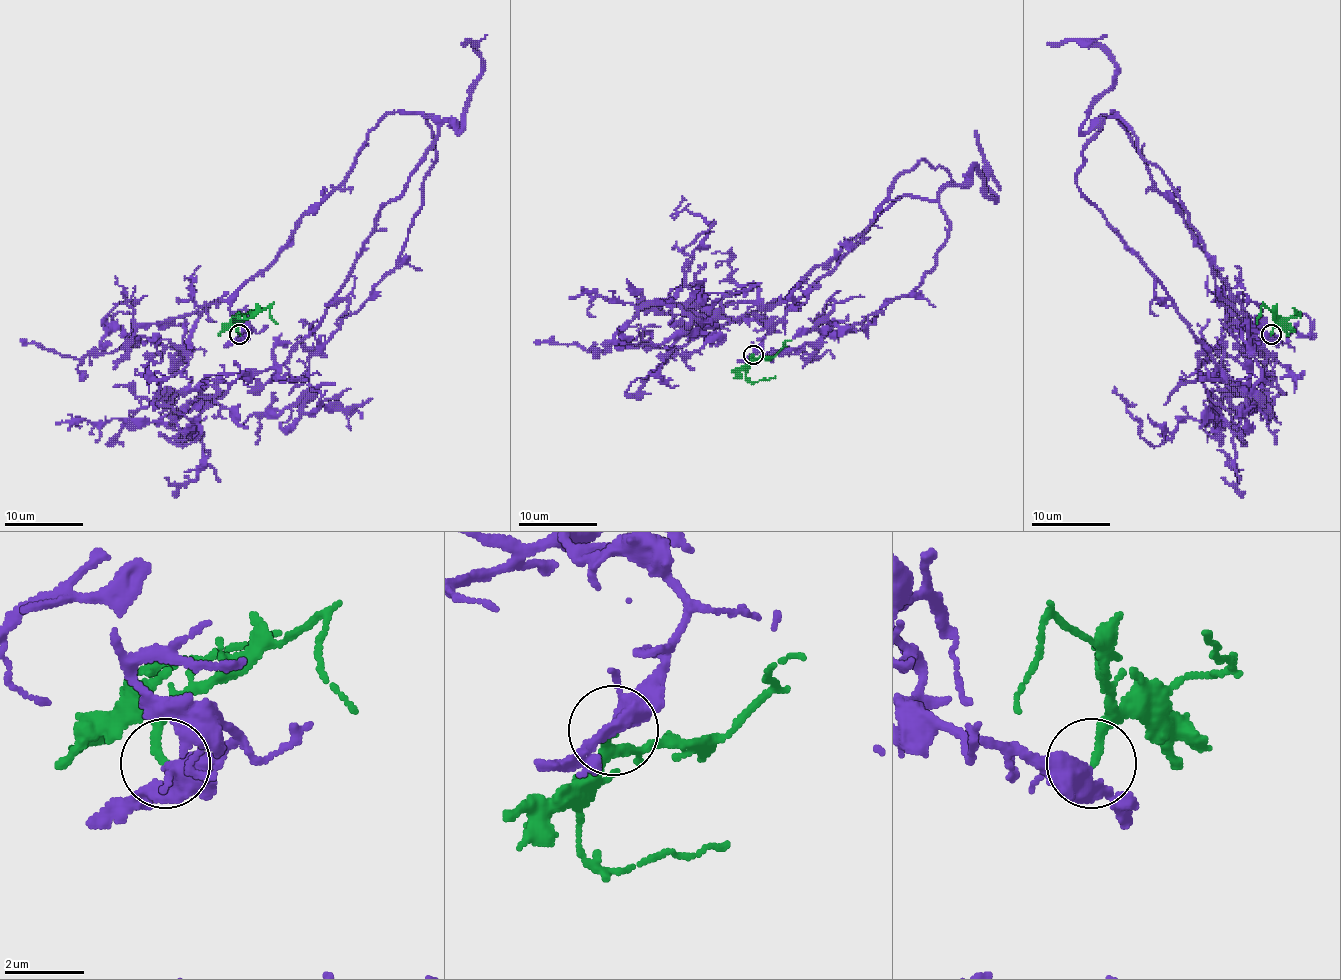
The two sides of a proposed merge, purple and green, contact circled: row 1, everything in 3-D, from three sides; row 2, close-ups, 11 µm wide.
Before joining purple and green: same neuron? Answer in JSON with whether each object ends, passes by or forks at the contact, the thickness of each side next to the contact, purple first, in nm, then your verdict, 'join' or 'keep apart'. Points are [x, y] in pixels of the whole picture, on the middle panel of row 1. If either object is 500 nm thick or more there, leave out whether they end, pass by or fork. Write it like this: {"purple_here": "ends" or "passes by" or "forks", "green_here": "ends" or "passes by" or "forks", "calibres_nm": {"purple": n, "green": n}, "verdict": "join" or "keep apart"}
{"purple_here": "forks", "green_here": "ends", "calibres_nm": {"purple": 360, "green": 200}, "verdict": "join"}

